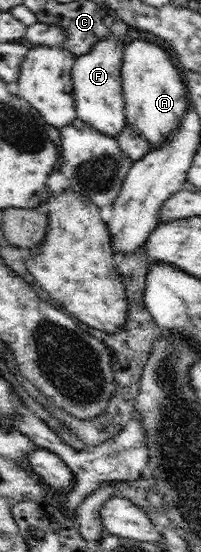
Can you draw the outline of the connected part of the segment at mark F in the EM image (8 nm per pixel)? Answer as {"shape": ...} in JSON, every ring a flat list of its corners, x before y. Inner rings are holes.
{"shape":[[116,34,100,39,88,53,76,56,71,73,77,118,115,137,127,125,121,72,125,47,124,39]]}

